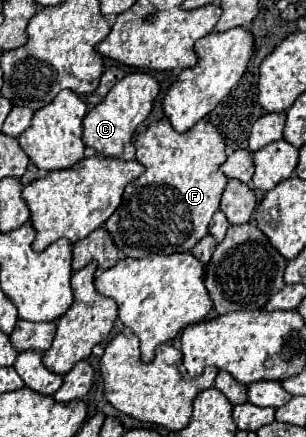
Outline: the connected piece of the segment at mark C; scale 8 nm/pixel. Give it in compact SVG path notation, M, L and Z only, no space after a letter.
M130 73L118 81L110 93L84 117L84 145L106 157L120 157L126 143L132 141L138 125L150 115L156 95L160 93L158 81L150 73Z

